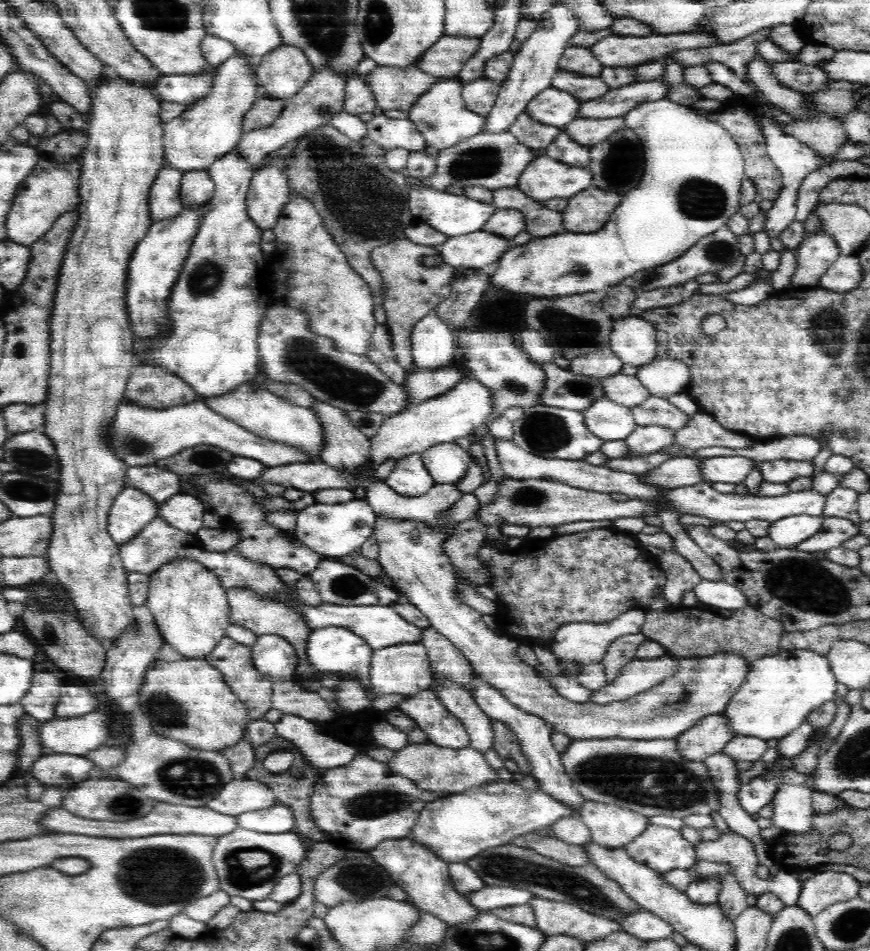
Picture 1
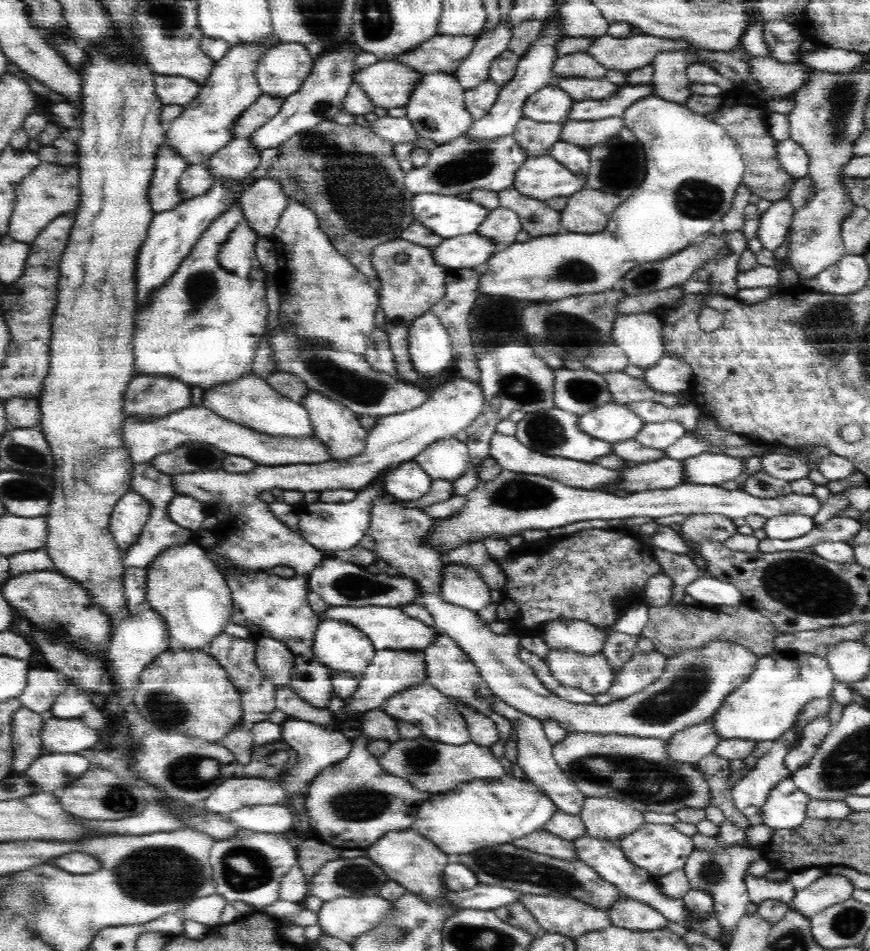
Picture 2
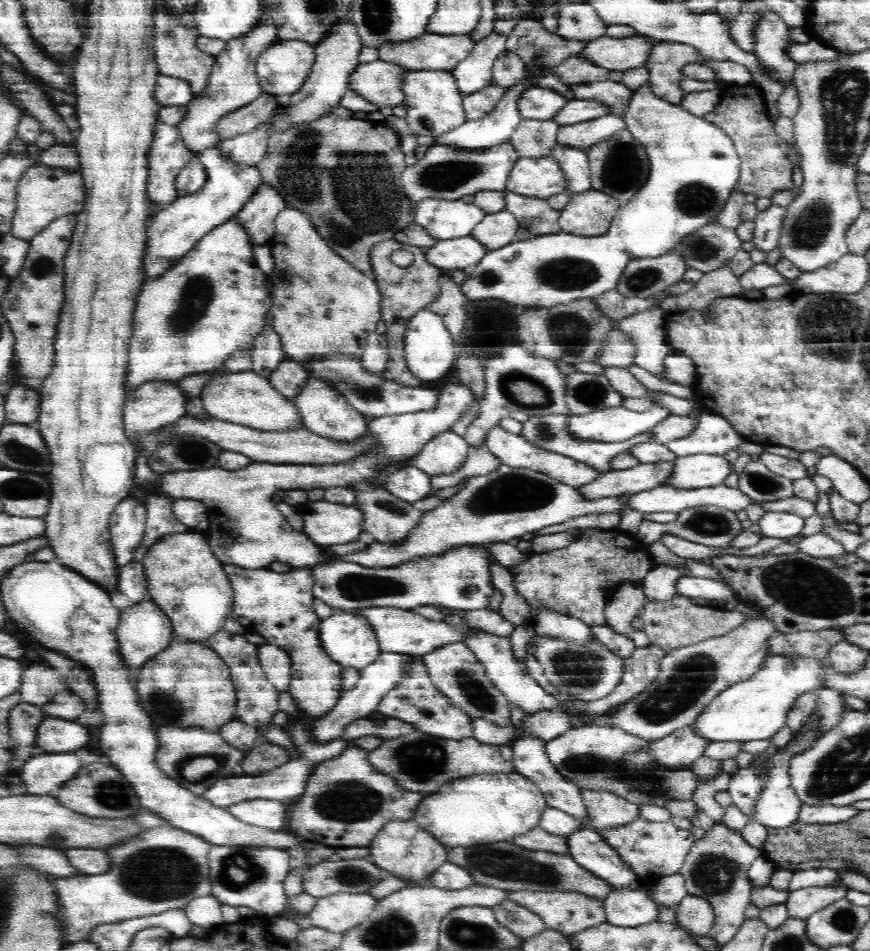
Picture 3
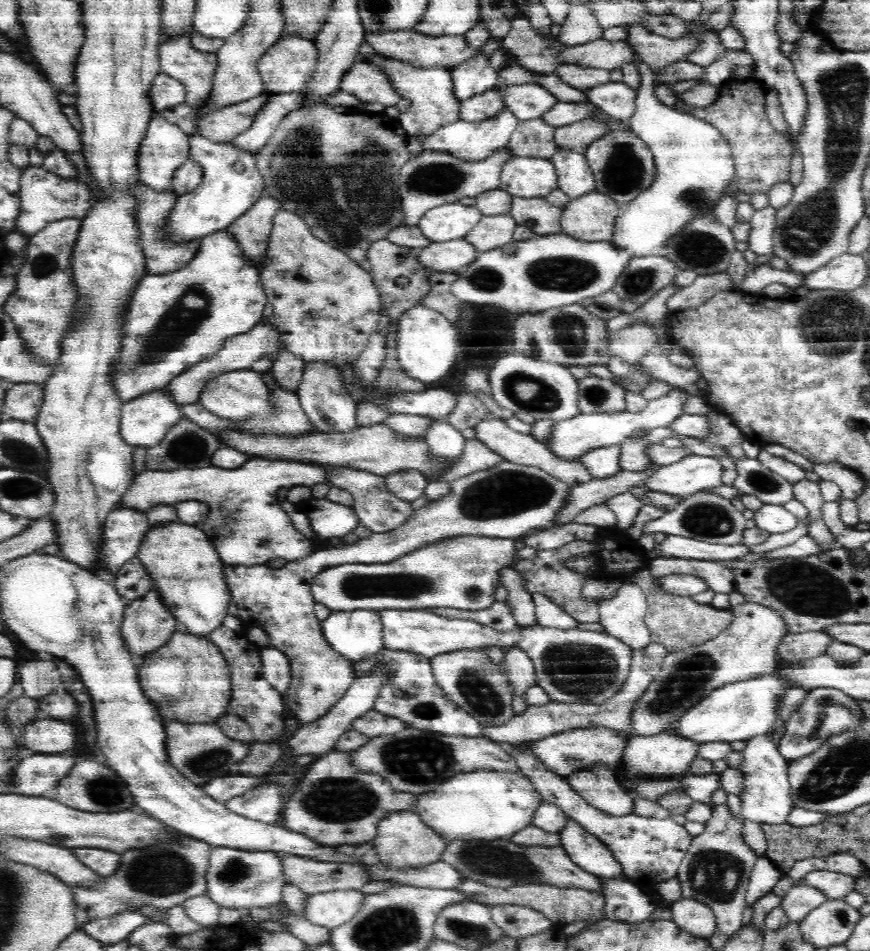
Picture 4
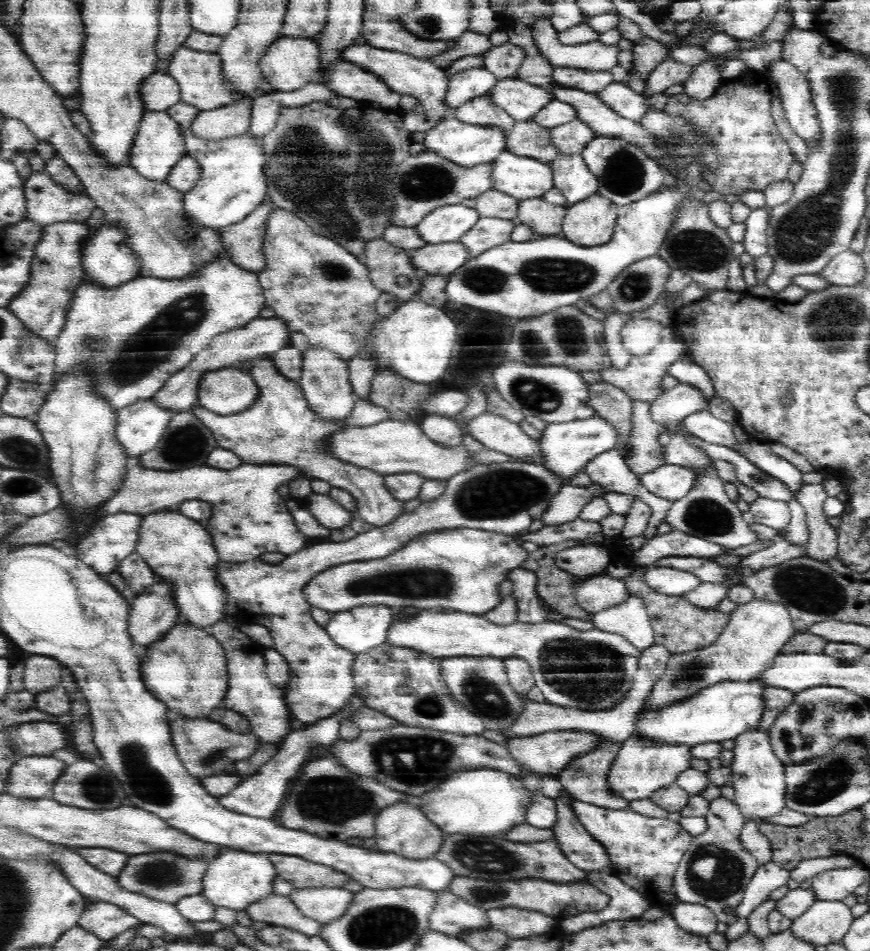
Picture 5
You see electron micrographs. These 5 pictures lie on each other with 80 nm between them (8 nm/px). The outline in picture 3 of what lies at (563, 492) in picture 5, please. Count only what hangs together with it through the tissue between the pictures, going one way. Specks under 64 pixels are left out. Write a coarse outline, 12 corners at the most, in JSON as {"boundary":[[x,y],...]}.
{"boundary":[[674,462],[610,470],[578,488],[598,500],[658,488]]}

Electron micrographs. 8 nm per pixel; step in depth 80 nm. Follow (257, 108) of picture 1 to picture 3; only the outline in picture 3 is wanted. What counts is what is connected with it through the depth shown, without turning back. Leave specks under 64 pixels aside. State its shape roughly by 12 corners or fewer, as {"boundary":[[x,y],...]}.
{"boundary":[[262,93],[218,120],[222,139],[248,134],[268,122],[278,98]]}

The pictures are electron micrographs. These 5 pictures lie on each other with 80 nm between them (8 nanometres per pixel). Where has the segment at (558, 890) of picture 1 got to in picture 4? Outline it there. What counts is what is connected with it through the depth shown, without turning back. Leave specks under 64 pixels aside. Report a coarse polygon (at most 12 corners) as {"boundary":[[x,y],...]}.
{"boundary":[[447,842],[441,861],[486,886],[602,891],[561,846]]}

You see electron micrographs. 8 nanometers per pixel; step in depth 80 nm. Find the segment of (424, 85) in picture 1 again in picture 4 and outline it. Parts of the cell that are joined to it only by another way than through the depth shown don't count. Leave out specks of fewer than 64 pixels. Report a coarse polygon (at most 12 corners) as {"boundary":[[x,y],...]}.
{"boundary":[[359,60],[340,90],[377,108],[403,98],[378,65]]}

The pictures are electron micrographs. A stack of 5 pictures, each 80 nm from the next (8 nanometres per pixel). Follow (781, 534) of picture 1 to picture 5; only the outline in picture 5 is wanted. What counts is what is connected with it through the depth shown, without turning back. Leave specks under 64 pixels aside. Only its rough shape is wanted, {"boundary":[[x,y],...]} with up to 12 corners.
{"boundary":[[758,495],[749,504],[755,522],[785,531],[791,522],[783,500]]}

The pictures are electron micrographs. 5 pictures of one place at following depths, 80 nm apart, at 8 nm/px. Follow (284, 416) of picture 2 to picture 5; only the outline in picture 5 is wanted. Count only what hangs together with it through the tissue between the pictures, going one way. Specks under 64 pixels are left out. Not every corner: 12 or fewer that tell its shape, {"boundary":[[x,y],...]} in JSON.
{"boundary":[[235,365],[206,371],[197,404],[236,414],[258,398]]}

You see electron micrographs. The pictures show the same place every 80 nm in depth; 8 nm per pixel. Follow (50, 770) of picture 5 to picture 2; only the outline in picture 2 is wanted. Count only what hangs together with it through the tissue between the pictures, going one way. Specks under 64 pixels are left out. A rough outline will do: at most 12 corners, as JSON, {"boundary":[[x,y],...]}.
{"boundary":[[44,754],[26,771],[30,786],[53,793],[90,766],[80,754]]}

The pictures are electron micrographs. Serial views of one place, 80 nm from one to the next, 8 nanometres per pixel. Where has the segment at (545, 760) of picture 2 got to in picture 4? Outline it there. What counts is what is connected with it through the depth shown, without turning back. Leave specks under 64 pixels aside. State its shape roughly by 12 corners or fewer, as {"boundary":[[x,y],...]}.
{"boundary":[[515,750],[519,773],[598,837],[656,899],[694,838],[670,817],[608,816],[566,778]]}

